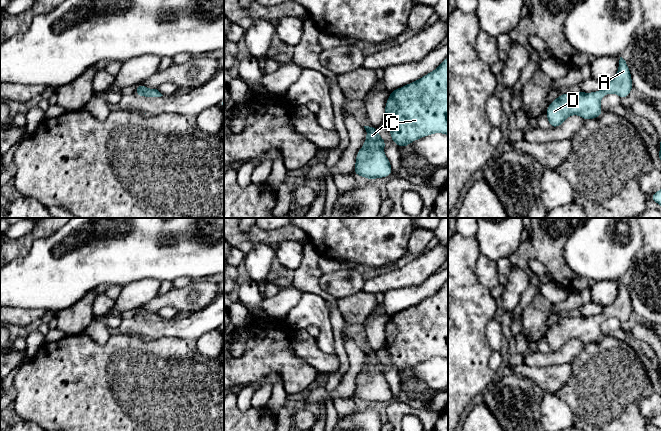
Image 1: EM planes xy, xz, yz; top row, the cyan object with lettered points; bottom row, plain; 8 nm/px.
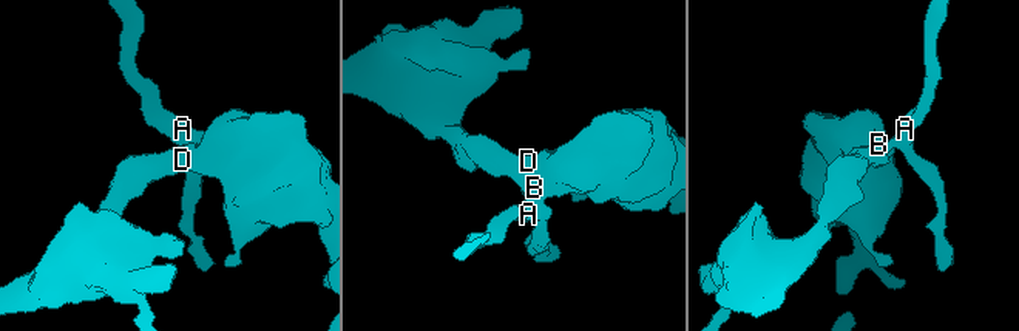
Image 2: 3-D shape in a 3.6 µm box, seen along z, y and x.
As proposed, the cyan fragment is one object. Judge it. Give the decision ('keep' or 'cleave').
keep

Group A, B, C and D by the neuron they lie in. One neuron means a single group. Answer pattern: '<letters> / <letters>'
A B C D

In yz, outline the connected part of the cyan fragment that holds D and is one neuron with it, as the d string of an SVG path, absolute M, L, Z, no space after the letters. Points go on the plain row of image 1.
M620 281L615 301L603 308L597 316L578 316L561 318L546 333L546 341L552 352L562 349L571 339L579 339L584 344L598 342L602 339L600 326L605 318L617 318L621 324L628 321L633 313L632 300L626 285Z

